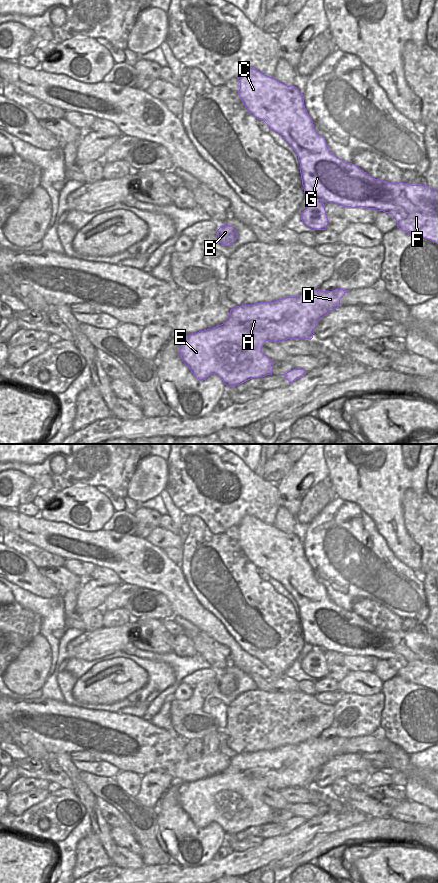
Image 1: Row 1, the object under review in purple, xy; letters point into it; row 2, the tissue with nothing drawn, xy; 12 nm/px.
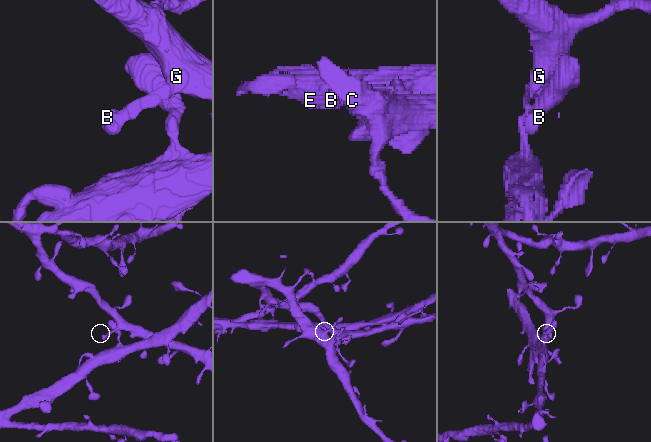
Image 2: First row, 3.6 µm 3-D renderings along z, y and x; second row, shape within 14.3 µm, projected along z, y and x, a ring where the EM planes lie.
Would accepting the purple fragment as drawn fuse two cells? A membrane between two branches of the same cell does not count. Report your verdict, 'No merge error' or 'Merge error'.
Merge error.

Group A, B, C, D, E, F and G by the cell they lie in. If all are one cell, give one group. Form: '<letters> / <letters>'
A D E / B C F G

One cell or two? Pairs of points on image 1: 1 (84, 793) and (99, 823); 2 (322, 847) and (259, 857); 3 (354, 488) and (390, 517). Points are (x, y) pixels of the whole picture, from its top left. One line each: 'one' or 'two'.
1: one
2: two
3: one

